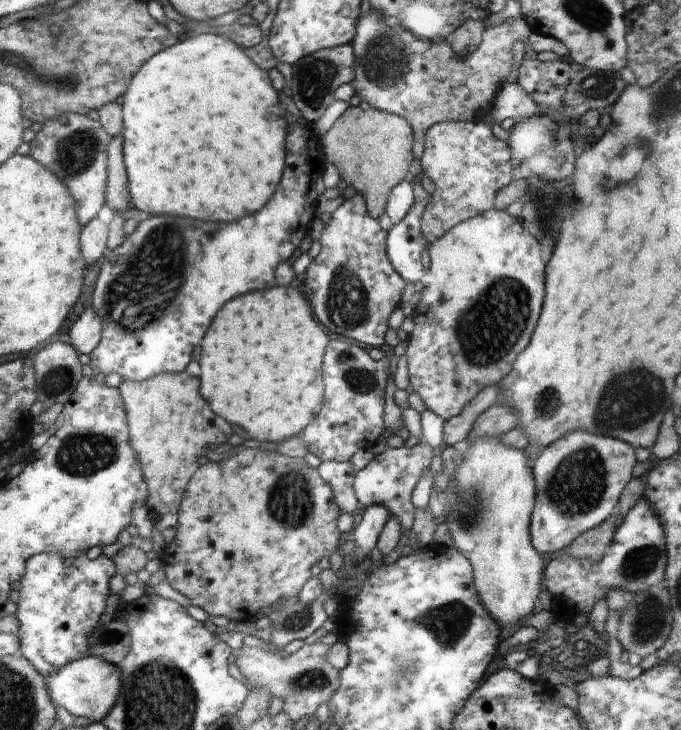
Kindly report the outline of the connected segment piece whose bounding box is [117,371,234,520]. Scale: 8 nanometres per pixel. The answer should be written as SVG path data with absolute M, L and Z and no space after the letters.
M186 371L182 374L162 373L142 382L123 380L117 389L125 404L130 442L148 488L148 498L144 502L146 508L154 520L160 519L164 514L180 511L187 484L199 467L198 460L203 456L202 450L226 444L234 434L230 424L226 424L226 420L210 410L210 405L200 392L199 378L190 376Z

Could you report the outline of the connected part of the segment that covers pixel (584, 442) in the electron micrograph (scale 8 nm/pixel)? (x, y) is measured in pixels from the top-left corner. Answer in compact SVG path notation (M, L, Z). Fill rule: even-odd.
M578 430L578 432L566 432L566 436L558 438L558 440L555 440L552 444L550 444L550 446L546 446L546 448L544 448L537 457L531 460L531 471L534 475L534 482L536 482L536 502L531 516L529 531L532 546L534 546L538 554L541 554L545 558L550 558L555 554L566 552L568 548L572 546L572 542L578 538L579 534L598 526L598 524L602 524L606 518L616 514L620 495L624 490L626 483L633 477L632 470L637 463L636 455L634 455L634 449L635 448L633 446L630 446L630 444L624 442L623 440L618 440L617 438L612 438L608 435L598 436L597 434L588 434L588 432Z

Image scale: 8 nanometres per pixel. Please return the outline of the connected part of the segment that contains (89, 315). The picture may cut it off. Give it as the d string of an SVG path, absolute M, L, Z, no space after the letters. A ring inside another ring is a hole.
M85 308L68 330L69 343L81 356L90 354L101 339L102 322L92 308Z

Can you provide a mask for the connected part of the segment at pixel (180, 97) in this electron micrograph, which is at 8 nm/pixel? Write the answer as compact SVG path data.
M193 33L176 44L157 52L146 60L140 70L130 80L128 90L122 100L122 142L124 142L124 164L128 176L128 188L131 194L132 209L134 212L148 212L148 214L172 214L172 216L188 216L200 220L236 220L250 212L256 212L266 204L272 192L278 186L282 176L286 158L286 113L278 92L272 86L268 71L258 68L244 49L234 44L228 37L213 33Z

